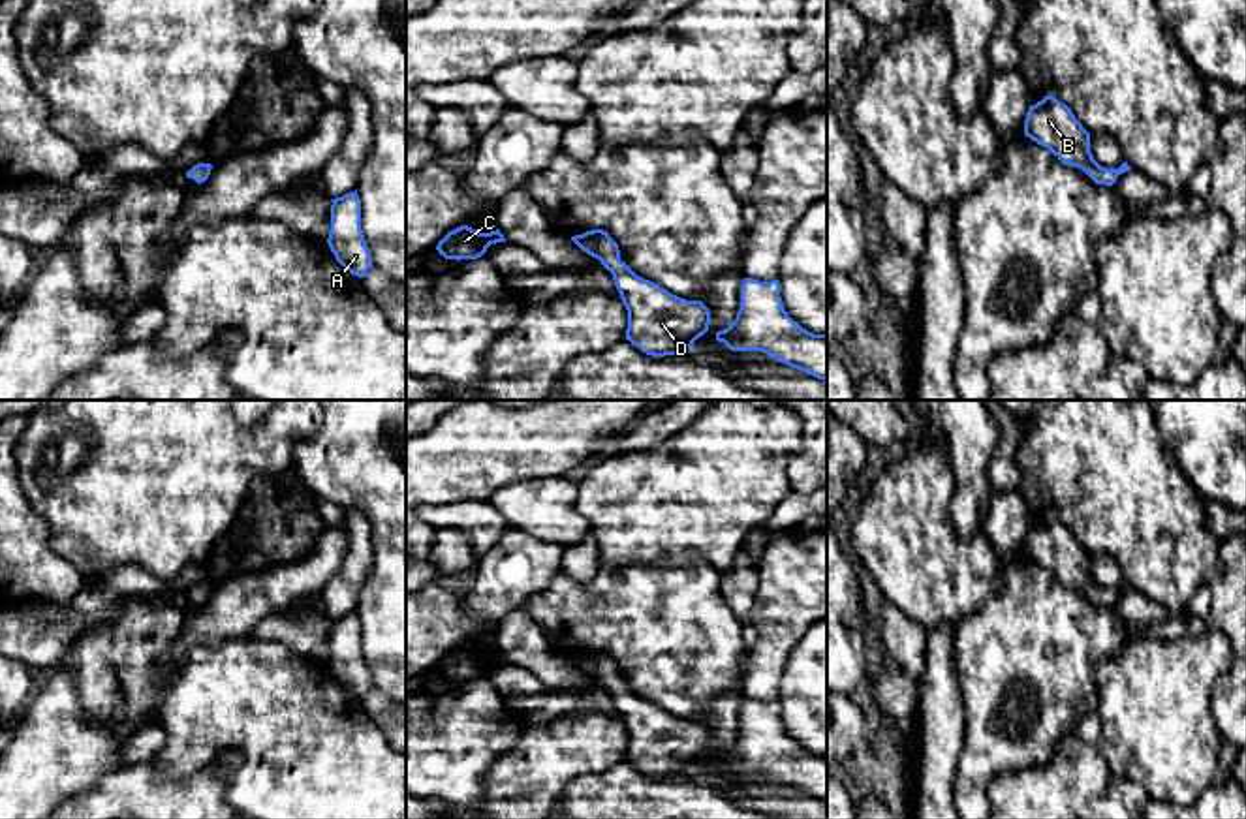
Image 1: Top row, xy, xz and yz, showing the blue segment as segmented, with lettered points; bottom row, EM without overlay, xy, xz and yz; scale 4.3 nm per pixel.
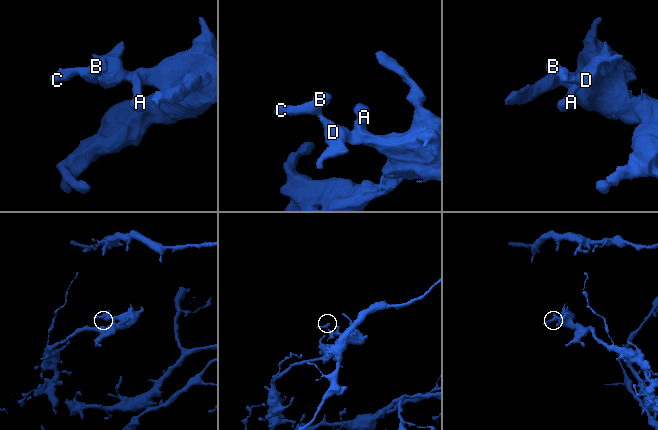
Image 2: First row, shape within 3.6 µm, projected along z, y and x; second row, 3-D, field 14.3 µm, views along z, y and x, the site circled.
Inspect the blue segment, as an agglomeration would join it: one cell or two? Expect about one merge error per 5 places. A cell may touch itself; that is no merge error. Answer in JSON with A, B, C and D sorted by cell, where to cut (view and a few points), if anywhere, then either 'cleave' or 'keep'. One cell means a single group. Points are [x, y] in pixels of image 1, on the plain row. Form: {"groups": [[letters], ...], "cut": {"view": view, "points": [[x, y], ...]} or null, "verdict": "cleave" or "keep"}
{"groups": [["A", "B", "C", "D"]], "cut": null, "verdict": "keep"}

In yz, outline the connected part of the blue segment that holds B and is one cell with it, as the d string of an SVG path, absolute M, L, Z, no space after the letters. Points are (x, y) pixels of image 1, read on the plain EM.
M1054 517L1030 526L1024 556L1049 569L1062 584L1082 590L1096 605L1113 607L1122 594L1131 590L1126 582L1118 590L1101 588L1090 573L1090 554Z

